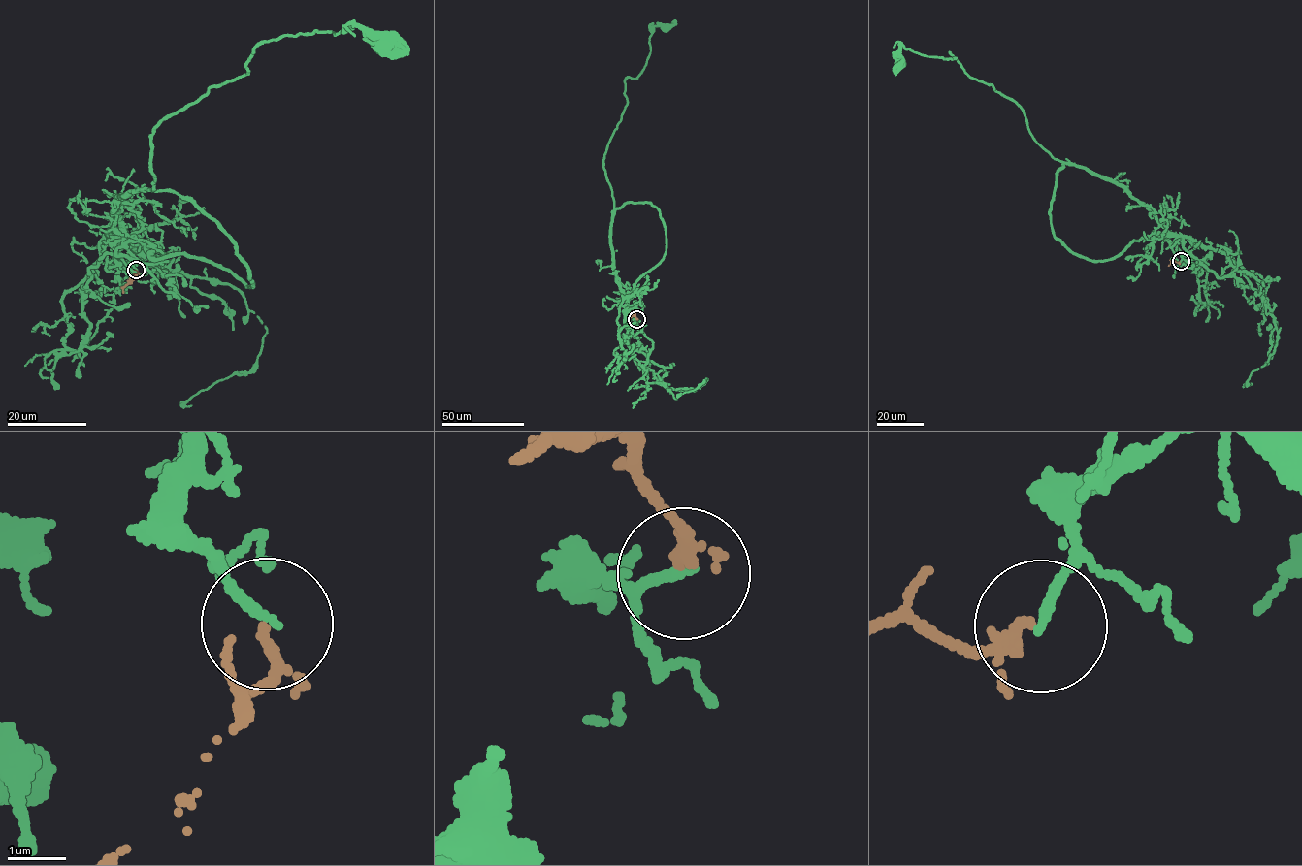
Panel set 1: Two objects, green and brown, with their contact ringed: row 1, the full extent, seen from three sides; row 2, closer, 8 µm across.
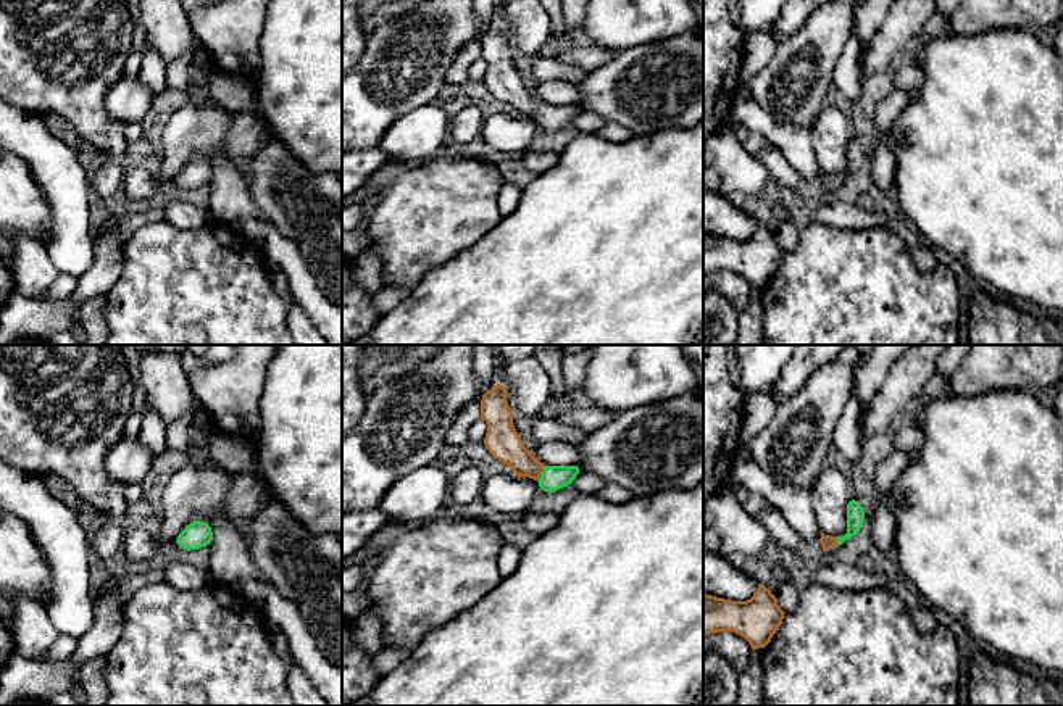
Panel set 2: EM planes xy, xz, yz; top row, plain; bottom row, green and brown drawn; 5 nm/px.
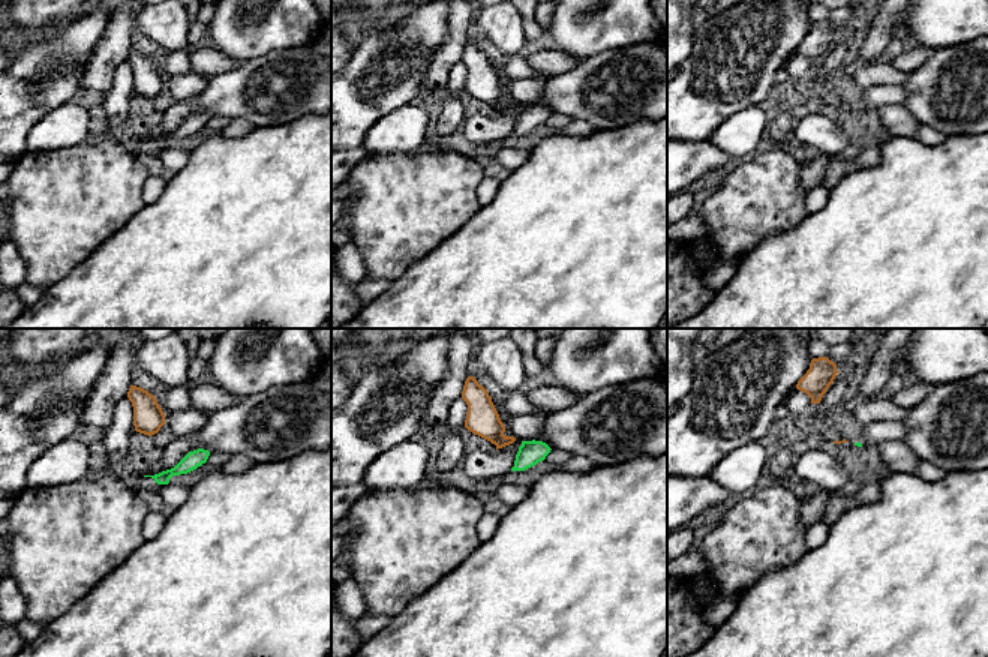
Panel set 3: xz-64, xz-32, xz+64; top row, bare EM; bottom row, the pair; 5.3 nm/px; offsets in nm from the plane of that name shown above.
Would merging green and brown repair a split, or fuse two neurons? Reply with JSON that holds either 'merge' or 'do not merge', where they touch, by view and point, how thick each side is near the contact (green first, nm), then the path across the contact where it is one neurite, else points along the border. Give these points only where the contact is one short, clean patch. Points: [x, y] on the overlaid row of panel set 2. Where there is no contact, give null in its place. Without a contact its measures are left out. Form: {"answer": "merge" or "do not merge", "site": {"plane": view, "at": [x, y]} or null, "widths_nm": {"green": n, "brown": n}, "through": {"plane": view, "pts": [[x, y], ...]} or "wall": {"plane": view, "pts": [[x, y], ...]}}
{"answer": "merge", "site": {"plane": "xz", "at": [542, 474]}, "widths_nm": {"green": 130, "brown": 170}, "through": {"plane": "xz", "pts": [[554, 477], [542, 474], [526, 466], [504, 444]]}}

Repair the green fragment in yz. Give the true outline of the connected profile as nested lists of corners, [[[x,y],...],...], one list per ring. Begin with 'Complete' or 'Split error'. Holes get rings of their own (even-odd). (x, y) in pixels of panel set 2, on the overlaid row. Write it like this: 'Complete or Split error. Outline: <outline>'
Split error. Outline: [[[855,500],[848,501],[847,505],[847,534],[844,537],[831,537],[821,534],[819,543],[823,550],[827,553],[829,550],[836,548],[837,545],[842,545],[845,540],[855,537],[865,521],[865,511],[861,505]]]

